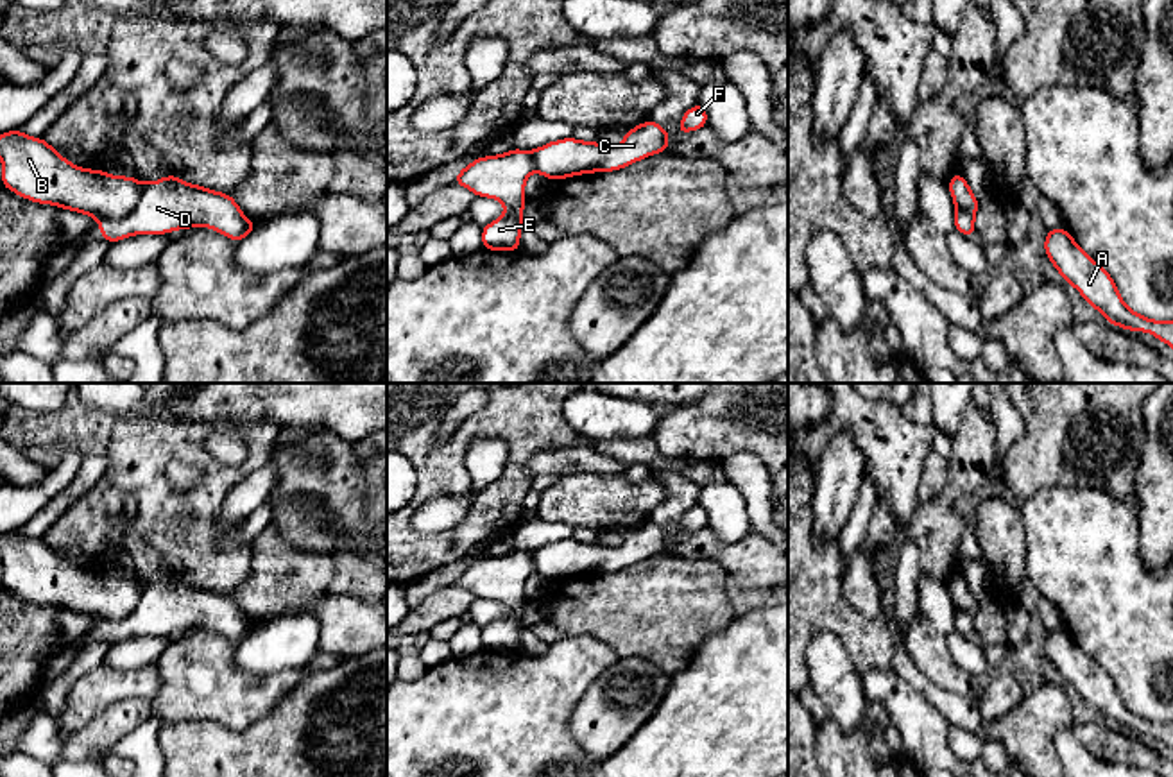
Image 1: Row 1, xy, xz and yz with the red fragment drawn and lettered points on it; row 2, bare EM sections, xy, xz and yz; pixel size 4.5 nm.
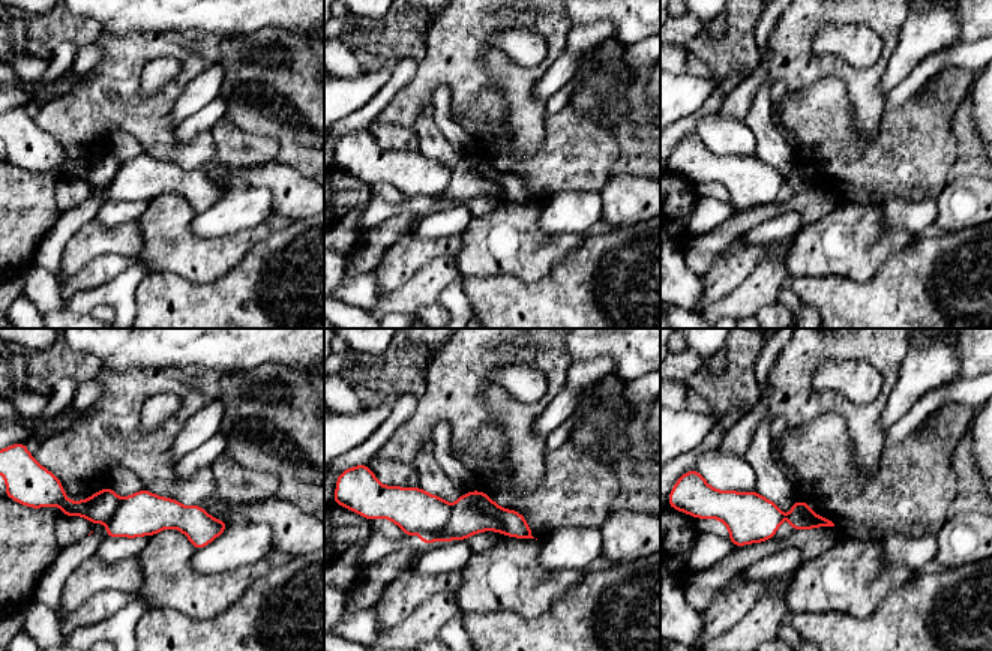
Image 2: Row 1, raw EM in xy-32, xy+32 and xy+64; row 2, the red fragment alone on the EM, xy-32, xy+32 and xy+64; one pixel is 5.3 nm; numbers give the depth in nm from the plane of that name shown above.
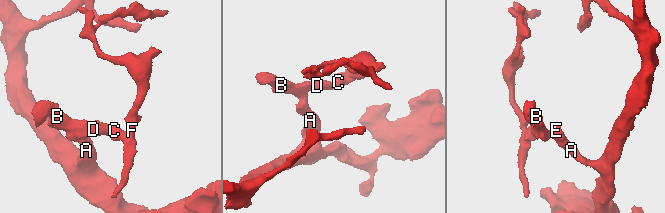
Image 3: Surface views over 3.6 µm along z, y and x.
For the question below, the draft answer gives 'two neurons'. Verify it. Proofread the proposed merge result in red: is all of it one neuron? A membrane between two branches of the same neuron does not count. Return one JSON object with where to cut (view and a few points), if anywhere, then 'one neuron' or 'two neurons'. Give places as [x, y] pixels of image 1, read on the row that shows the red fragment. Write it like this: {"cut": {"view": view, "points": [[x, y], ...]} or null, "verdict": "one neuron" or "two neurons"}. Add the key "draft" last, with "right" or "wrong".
{"cut": {"view": "xy", "points": [[142, 185], [138, 203], [126, 215], [99, 221]]}, "verdict": "two neurons", "draft": "right"}

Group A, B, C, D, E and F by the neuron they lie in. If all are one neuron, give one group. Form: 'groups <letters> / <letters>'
groups A B E / C D F

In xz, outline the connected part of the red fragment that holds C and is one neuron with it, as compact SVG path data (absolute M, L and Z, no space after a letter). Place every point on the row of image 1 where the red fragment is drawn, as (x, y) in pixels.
M648 118L645 124L625 131L623 141L616 147L562 138L534 149L530 154L535 170L552 181L620 170L643 158L668 150L668 131Z

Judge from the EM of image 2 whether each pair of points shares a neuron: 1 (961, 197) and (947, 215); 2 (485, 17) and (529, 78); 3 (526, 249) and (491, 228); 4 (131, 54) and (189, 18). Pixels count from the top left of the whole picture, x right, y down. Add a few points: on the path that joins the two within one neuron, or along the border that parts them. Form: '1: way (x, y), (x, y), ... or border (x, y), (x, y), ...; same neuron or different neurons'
1: way (961, 201), (952, 210); same neuron
2: way (482, 36), (482, 47), (509, 74); same neuron
3: way (517, 245), (500, 237); same neuron
4: border (134, 30), (204, 33); different neurons

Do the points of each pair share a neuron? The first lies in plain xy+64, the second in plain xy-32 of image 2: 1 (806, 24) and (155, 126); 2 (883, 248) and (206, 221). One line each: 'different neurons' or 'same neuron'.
1: same neuron
2: different neurons

